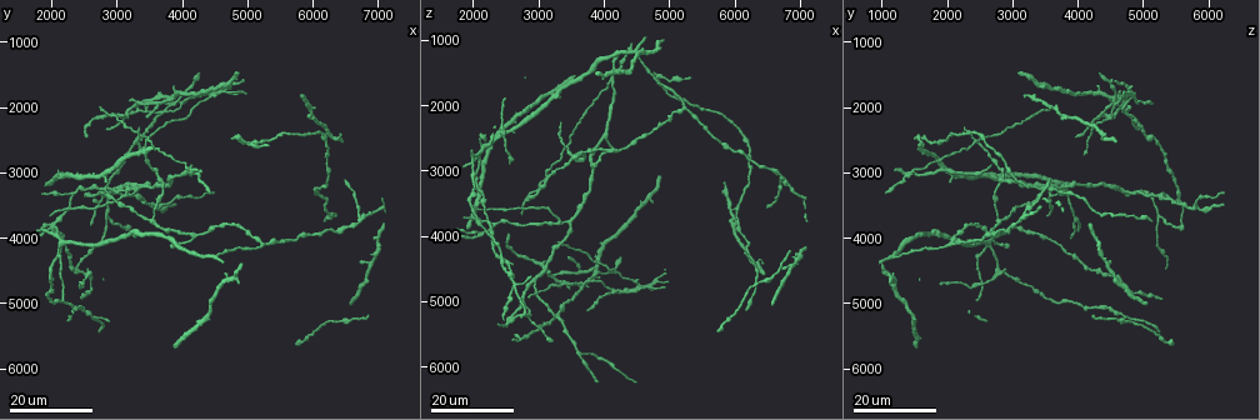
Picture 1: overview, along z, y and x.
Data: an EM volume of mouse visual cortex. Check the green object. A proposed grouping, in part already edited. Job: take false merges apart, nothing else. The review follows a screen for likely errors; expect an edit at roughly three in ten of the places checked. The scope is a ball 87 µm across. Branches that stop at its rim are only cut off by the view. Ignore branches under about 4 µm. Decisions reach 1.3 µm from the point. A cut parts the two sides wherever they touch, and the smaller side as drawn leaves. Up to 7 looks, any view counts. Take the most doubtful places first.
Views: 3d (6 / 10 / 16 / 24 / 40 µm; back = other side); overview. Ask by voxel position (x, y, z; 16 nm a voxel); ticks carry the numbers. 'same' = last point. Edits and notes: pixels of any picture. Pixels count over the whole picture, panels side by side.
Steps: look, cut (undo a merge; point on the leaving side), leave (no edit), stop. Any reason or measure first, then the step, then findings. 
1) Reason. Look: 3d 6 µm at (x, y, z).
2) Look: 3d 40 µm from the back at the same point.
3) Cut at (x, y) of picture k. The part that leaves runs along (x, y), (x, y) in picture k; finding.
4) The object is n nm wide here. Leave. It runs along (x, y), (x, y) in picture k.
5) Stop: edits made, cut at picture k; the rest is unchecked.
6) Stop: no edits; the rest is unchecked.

Side arm on a straight run. Look: 3d 24 µm at (3750, 2050, 4650).

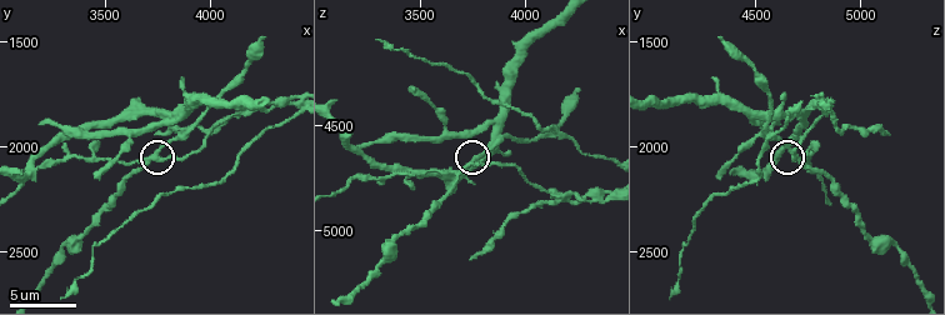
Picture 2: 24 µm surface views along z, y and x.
Look: 3d 6 µm at (3760, 2050, 4670).

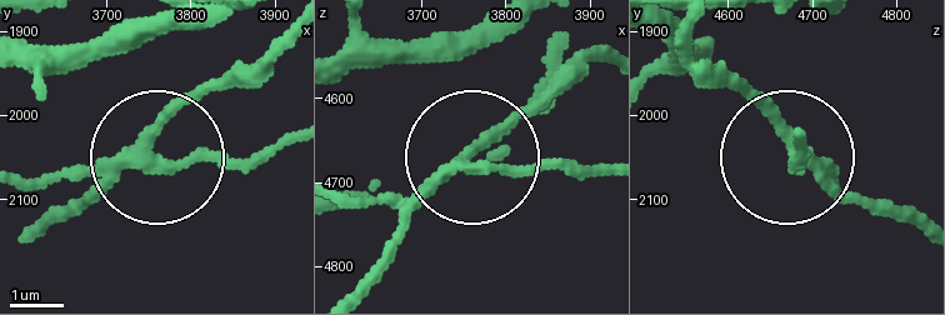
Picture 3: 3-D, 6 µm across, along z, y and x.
The side arm is 39 µm long; 3 arms meet here. Cut at (205, 154) of picture 3. A second cell is stuck on.

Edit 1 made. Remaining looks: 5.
Look: overview.

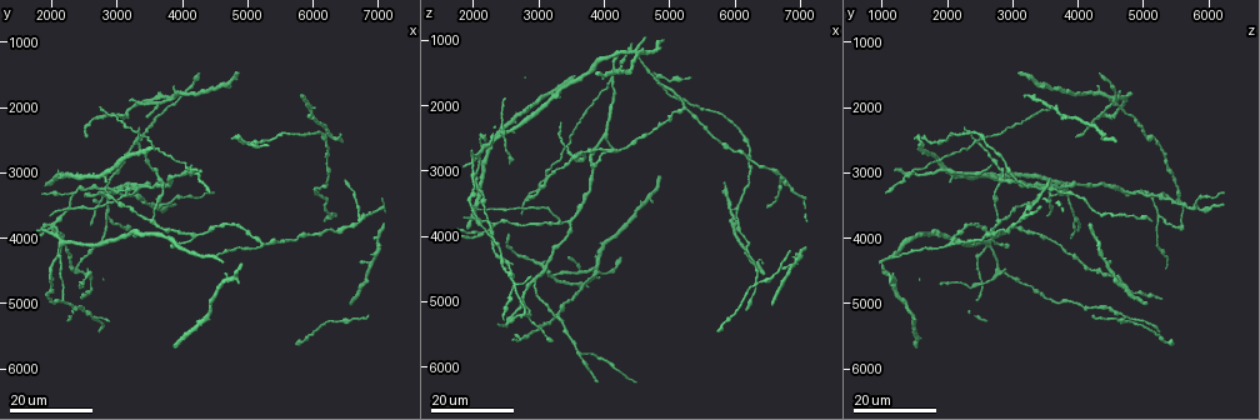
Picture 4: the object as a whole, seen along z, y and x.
Four or more arms meet. Look: 3d 24 µm at (3300, 3250, 3800).

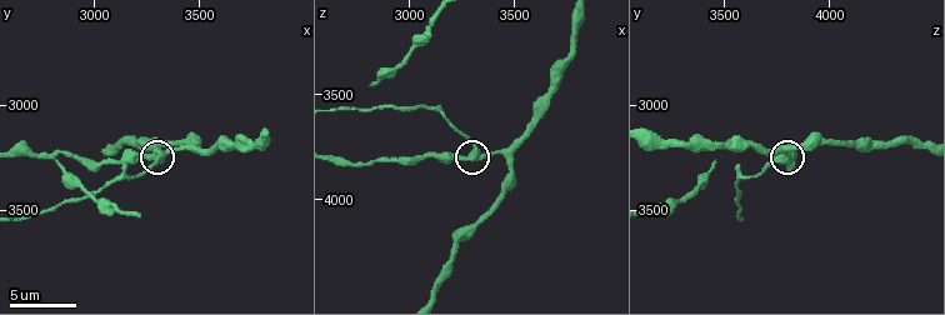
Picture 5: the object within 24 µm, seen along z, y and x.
Look: 3d 10 µm at (3310, 3270, 3780).

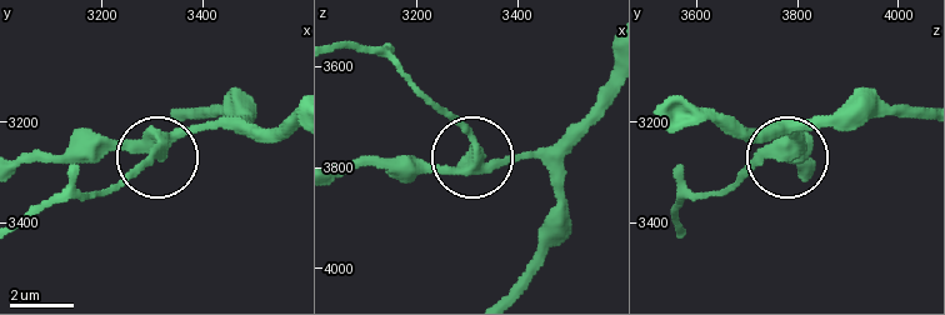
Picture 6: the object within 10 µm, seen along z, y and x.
The side arm is 26 µm long; 4 arms meet here. Cut at (151, 158) of picture 6. A second cell is stuck on.

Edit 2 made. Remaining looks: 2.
Look: 3d 24 µm at (2450, 4750, 2350).

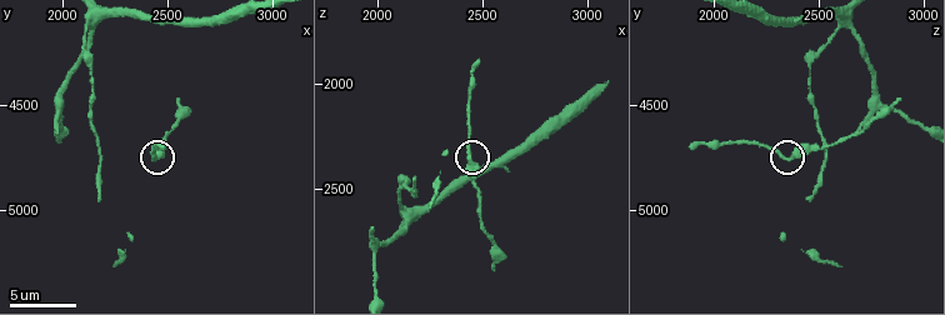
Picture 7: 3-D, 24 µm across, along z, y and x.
Look: 3d 10 µm at (2450, 4720, 2390).

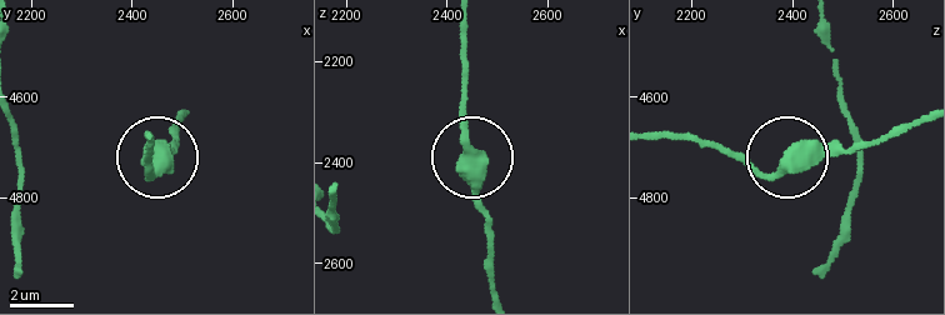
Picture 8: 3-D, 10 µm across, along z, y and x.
Leave. One cell here.

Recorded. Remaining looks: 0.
Stop: edits made, cut at picture 3, cut at picture 6; the rest is unchecked.

